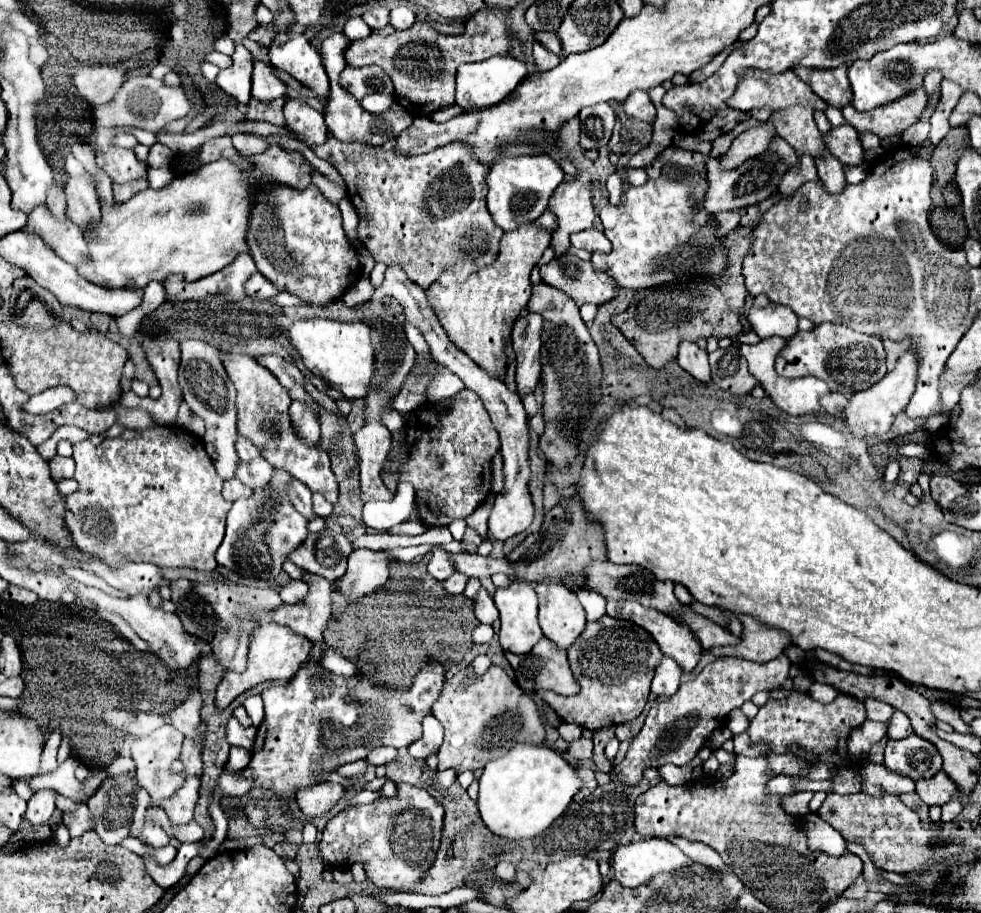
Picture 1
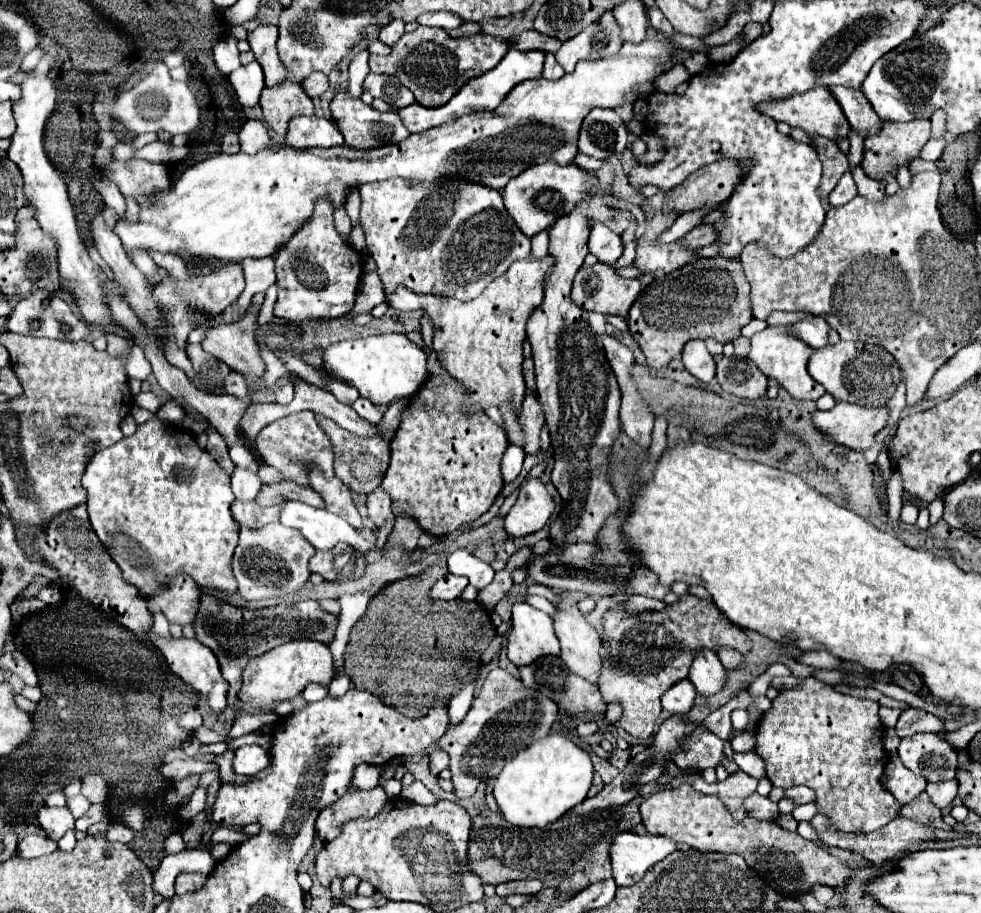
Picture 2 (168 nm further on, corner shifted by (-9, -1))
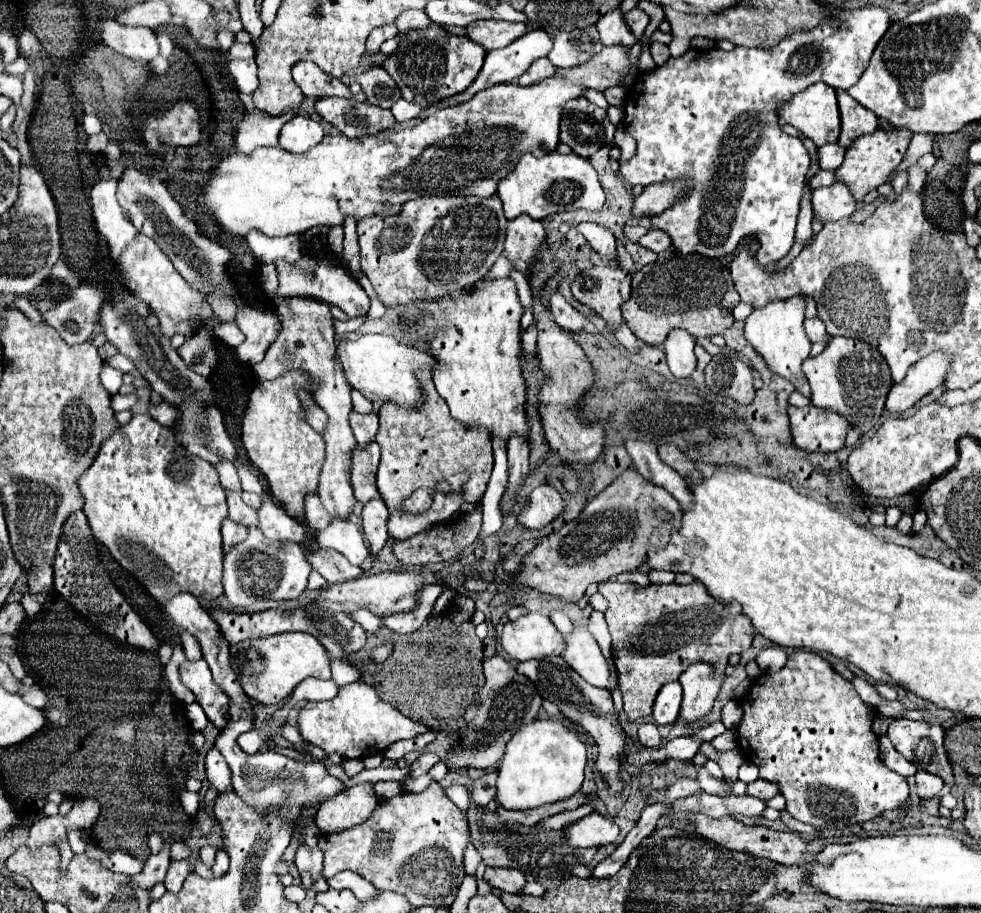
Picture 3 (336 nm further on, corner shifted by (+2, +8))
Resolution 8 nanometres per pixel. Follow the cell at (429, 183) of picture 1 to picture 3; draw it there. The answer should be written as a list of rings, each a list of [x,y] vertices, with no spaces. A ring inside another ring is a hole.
[[[422,196],[406,202],[396,216],[372,216],[358,222],[358,244],[362,272],[372,282],[384,306],[402,306],[418,300],[438,300],[456,290],[464,290],[486,276],[504,248],[506,216],[498,196],[492,198],[464,198],[464,196]]]

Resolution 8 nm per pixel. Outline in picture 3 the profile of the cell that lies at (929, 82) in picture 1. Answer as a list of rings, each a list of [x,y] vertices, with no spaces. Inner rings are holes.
[[[914,134],[914,136],[912,136],[912,142],[910,142],[910,146],[908,146],[908,152],[906,152],[906,156],[904,156],[904,160],[902,160],[900,166],[890,174],[888,182],[892,182],[892,178],[894,178],[896,172],[908,172],[908,170],[918,162],[918,158],[924,156],[926,152],[932,152],[932,136],[930,136],[930,134]]]

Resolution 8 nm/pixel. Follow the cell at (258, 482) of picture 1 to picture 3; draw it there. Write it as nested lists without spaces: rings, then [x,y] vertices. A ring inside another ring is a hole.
[[[334,520],[324,532],[316,532],[316,542],[320,548],[338,550],[354,566],[360,566],[370,556],[364,546],[362,532],[350,520]]]

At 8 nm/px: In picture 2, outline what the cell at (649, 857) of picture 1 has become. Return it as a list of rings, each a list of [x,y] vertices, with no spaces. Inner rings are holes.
[[[619,833],[611,843],[613,879],[619,887],[631,887],[643,879],[645,871],[667,855],[679,851],[679,845],[669,837]]]

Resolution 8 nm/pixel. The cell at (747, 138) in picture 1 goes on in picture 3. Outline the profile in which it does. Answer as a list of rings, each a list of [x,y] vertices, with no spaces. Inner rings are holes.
[[[662,182],[662,184],[646,186],[644,192],[634,200],[632,216],[634,218],[656,216],[664,212],[664,208],[672,206],[672,202],[676,202],[676,198],[680,198],[684,192],[686,192],[686,184]]]

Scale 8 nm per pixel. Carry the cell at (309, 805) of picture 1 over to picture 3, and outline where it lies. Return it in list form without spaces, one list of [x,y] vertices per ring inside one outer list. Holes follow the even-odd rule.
[[[358,784],[344,790],[340,796],[324,802],[318,808],[316,824],[324,834],[342,832],[354,828],[370,818],[378,800],[372,792],[372,784]]]

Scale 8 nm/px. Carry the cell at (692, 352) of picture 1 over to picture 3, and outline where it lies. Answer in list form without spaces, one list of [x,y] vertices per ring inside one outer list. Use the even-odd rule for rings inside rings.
[[[674,328],[666,342],[664,342],[664,354],[670,372],[676,378],[688,378],[696,368],[696,356],[694,356],[694,338],[680,328]]]

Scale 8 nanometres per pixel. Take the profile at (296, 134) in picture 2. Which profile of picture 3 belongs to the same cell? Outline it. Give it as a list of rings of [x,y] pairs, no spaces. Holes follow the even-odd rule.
[[[294,116],[280,130],[280,148],[292,154],[302,154],[308,148],[316,146],[322,140],[322,136],[324,136],[322,126],[316,120]]]

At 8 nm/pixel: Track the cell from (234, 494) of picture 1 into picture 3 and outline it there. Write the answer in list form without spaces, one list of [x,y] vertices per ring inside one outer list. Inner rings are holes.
[[[226,518],[224,524],[222,524],[222,550],[226,552],[226,550],[230,550],[232,544],[238,544],[238,542],[246,540],[246,534],[248,534],[246,528],[242,528],[240,524],[232,524]]]

